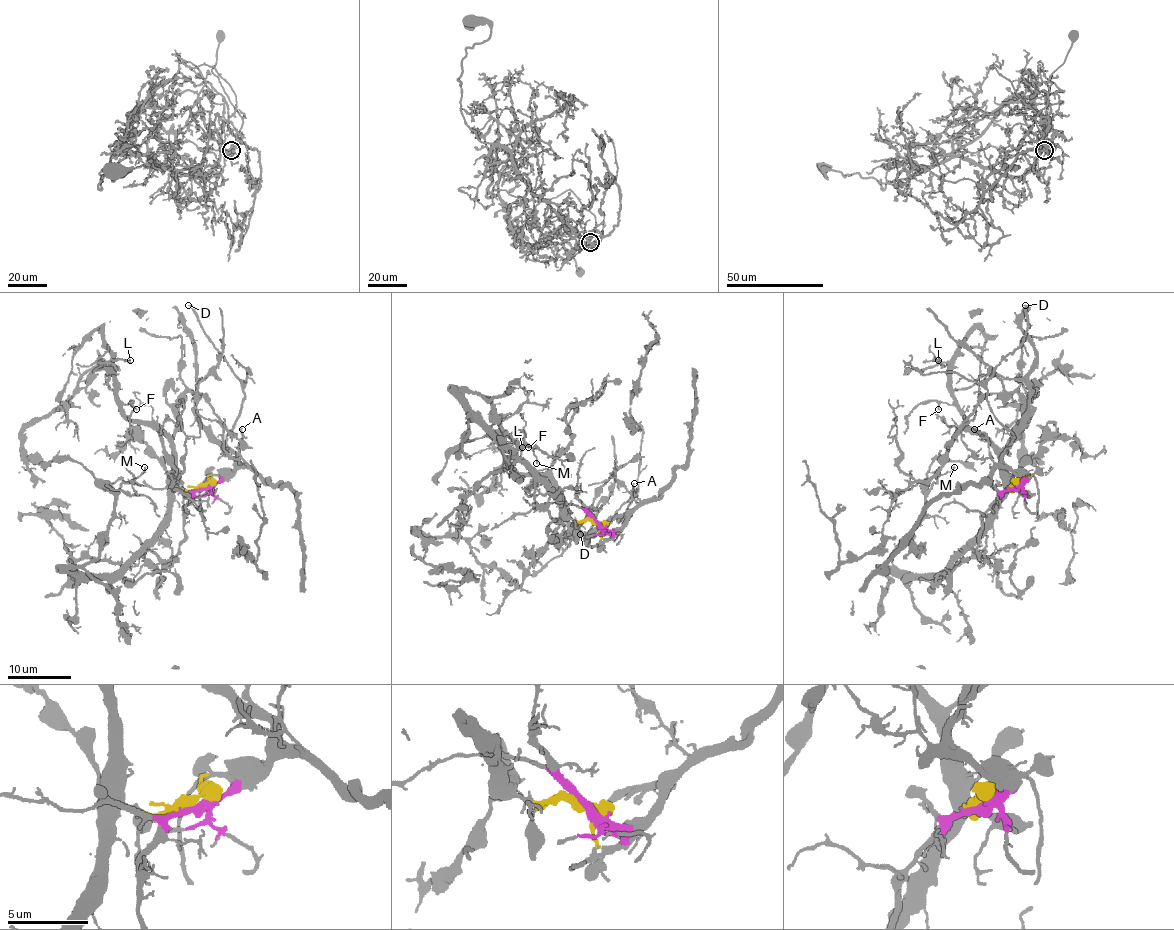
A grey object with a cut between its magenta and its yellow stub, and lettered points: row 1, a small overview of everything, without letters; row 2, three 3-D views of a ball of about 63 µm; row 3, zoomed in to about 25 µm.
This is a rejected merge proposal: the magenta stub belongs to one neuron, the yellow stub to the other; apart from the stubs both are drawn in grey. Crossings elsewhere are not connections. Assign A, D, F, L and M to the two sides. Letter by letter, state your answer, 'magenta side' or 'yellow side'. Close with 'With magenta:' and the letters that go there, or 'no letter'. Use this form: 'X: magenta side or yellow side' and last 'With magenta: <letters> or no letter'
A: magenta side
D: magenta side
F: yellow side
L: yellow side
M: yellow side
With magenta: A, D

